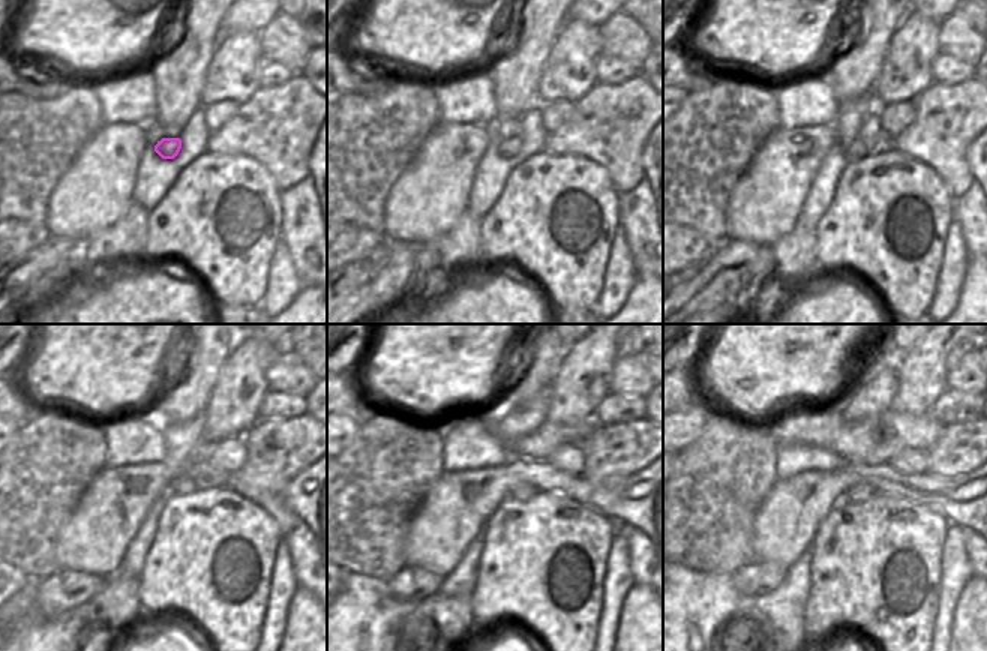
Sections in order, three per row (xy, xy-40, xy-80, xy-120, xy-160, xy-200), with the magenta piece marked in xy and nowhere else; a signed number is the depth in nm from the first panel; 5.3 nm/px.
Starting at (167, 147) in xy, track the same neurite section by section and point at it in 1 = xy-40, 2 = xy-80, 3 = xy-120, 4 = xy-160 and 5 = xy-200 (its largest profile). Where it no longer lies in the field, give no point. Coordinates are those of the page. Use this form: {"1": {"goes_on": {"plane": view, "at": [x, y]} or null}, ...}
{"1": {"goes_on": {"plane": "xy-40", "at": [509, 147]}}, "2": {"goes_on": {"plane": "xy-80", "at": [854, 152]}}, "3": {"goes_on": {"plane": "xy-120", "at": [185, 486]}}, "4": {"goes_on": {"plane": "xy-160", "at": [522, 492]}}, "5": {"goes_on": {"plane": "xy-200", "at": [860, 494]}}}

